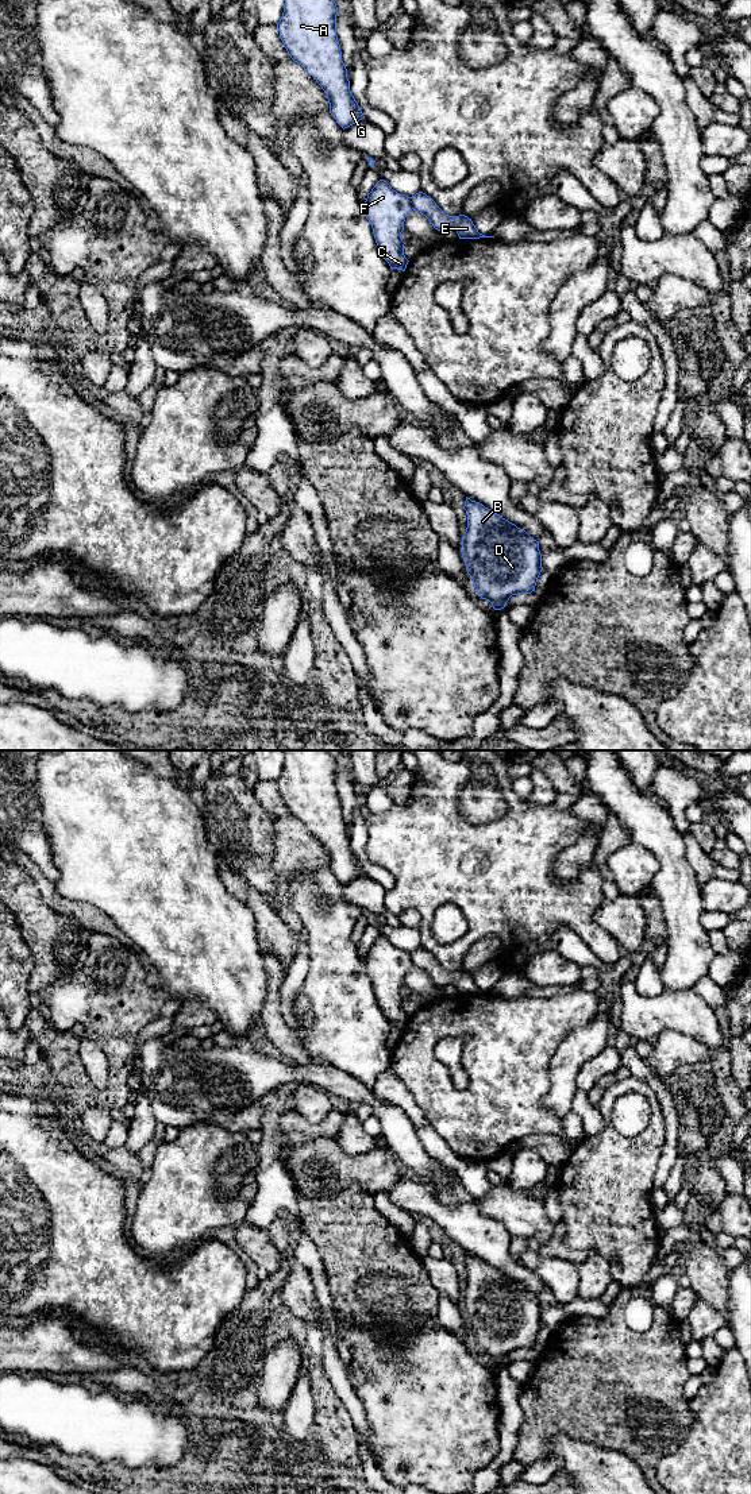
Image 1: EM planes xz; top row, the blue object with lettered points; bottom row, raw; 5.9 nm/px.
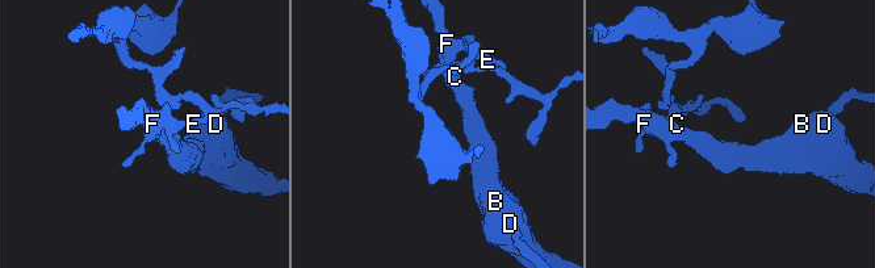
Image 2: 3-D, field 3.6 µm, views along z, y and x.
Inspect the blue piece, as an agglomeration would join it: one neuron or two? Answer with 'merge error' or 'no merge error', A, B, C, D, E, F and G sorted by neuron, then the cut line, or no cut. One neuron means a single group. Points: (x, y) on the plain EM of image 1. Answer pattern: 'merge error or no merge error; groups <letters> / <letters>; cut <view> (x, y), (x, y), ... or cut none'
merge error; groups A B C D F G / E; cut xz (409, 953), (412, 964)

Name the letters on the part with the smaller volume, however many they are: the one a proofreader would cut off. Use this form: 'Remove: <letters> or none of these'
Remove: E

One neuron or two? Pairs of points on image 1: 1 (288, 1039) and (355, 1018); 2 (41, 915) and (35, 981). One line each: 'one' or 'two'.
1: two
2: one

